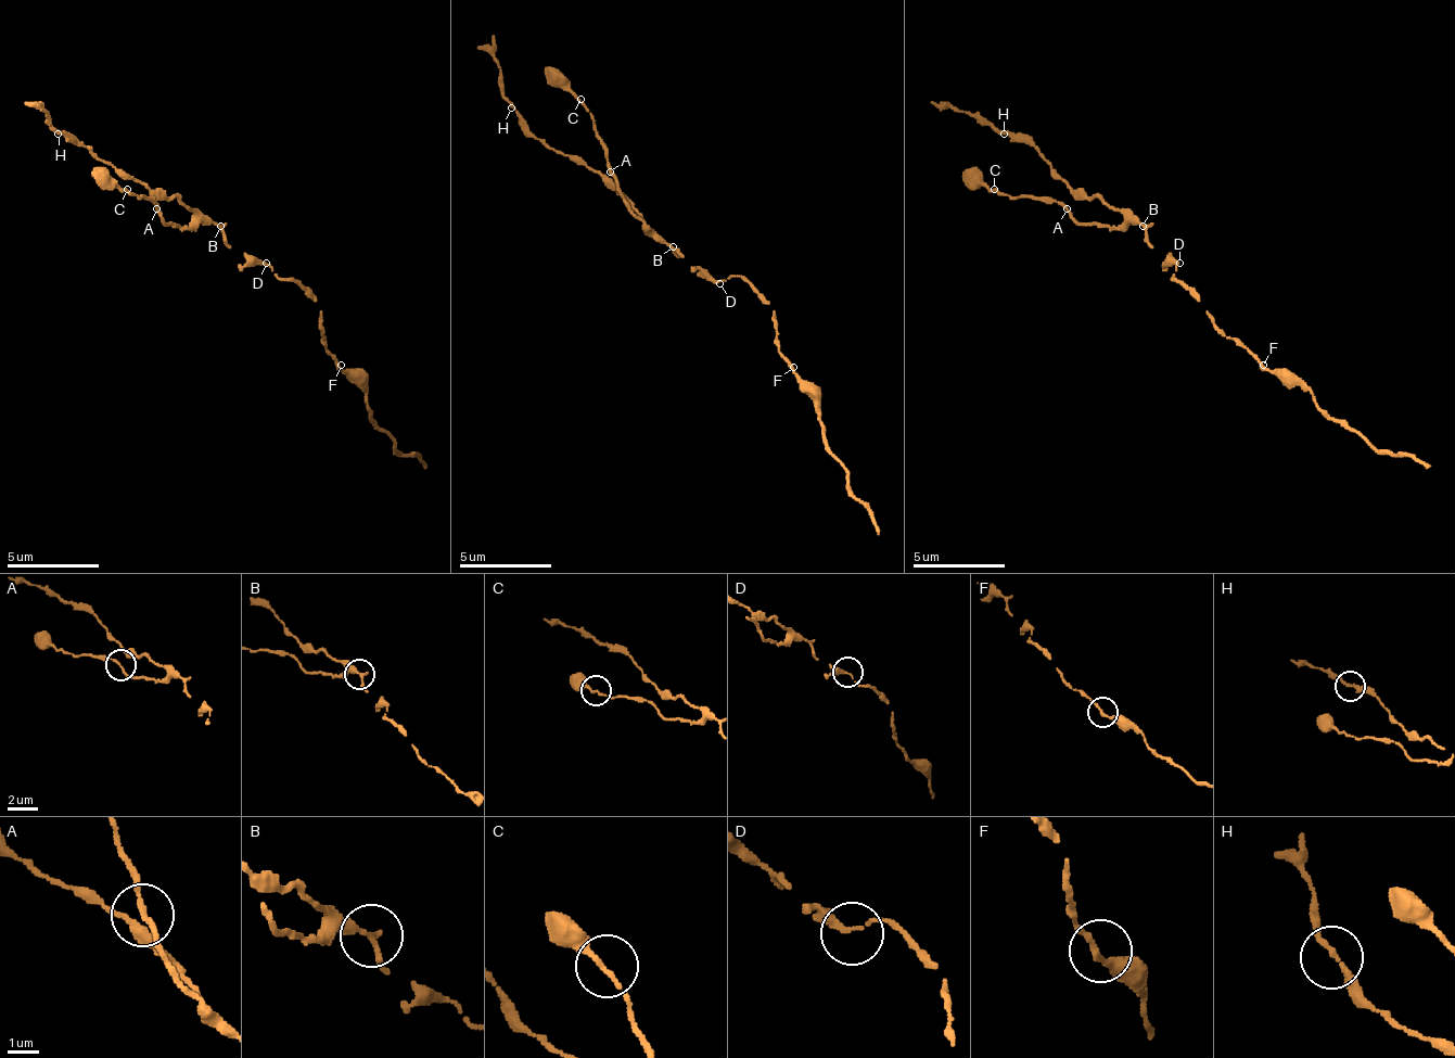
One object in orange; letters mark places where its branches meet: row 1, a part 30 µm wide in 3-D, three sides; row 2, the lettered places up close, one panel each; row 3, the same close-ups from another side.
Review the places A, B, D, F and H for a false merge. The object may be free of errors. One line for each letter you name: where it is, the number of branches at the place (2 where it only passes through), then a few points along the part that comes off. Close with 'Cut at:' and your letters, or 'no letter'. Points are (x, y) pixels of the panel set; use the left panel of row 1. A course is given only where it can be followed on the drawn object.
Cut at: no letter

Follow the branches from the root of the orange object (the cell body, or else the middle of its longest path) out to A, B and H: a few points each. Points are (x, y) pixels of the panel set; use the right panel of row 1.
A: (1175, 263), (1161, 263), (1147, 236), (1137, 226), (1087, 226), (1077, 221), (1068, 207)
B: (1175, 263), (1161, 263), (1143, 226)
H: (1175, 263), (1161, 263), (1147, 236), (1119, 212), (1096, 198), (1082, 198), (1036, 147), (1012, 142), (1004, 134)

